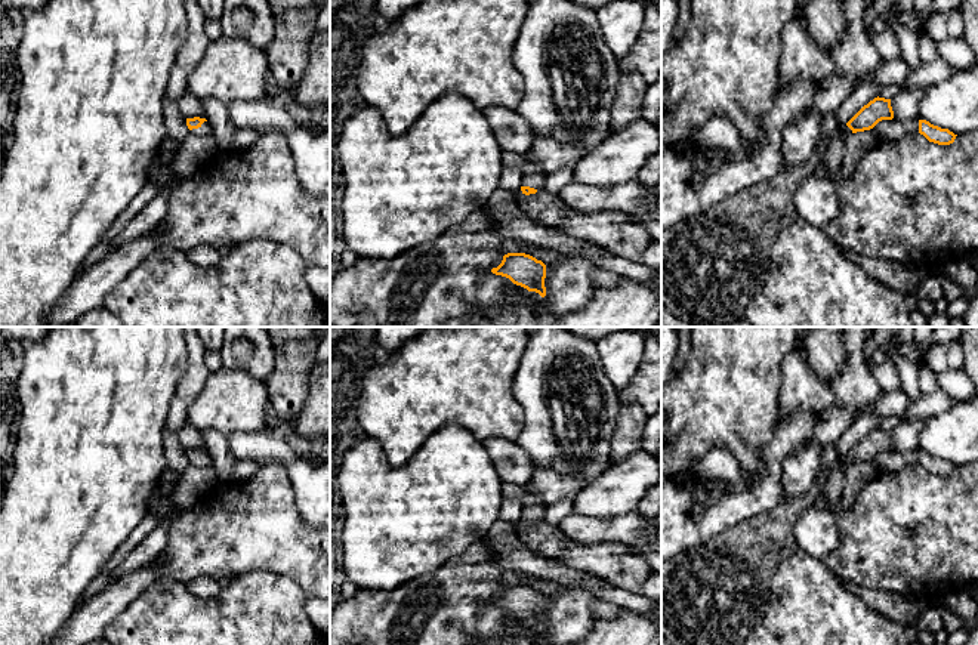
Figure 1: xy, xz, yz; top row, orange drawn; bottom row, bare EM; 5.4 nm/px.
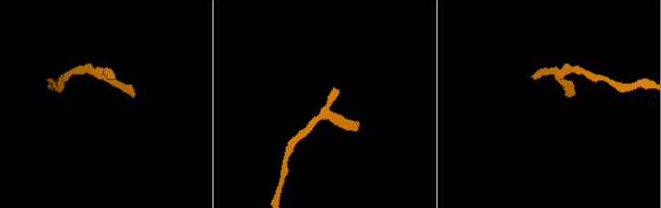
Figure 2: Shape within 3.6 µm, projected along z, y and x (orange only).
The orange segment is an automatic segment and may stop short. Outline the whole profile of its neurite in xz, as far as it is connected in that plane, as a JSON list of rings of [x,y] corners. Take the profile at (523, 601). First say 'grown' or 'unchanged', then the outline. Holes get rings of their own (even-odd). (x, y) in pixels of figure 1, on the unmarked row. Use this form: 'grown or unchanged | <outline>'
unchanged | [[[507,584],[493,605],[509,609],[513,615],[546,627],[546,596],[525,584]]]

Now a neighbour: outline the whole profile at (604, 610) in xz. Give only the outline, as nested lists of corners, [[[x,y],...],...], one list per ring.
[[[599,601],[593,605],[592,612],[596,618],[611,620],[621,612],[621,608],[608,601]]]

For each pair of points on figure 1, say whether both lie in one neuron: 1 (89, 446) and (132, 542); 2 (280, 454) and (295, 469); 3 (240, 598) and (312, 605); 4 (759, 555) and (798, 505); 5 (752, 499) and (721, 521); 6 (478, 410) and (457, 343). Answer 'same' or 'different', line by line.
1: different
2: different
3: different
4: same
5: same
6: same

